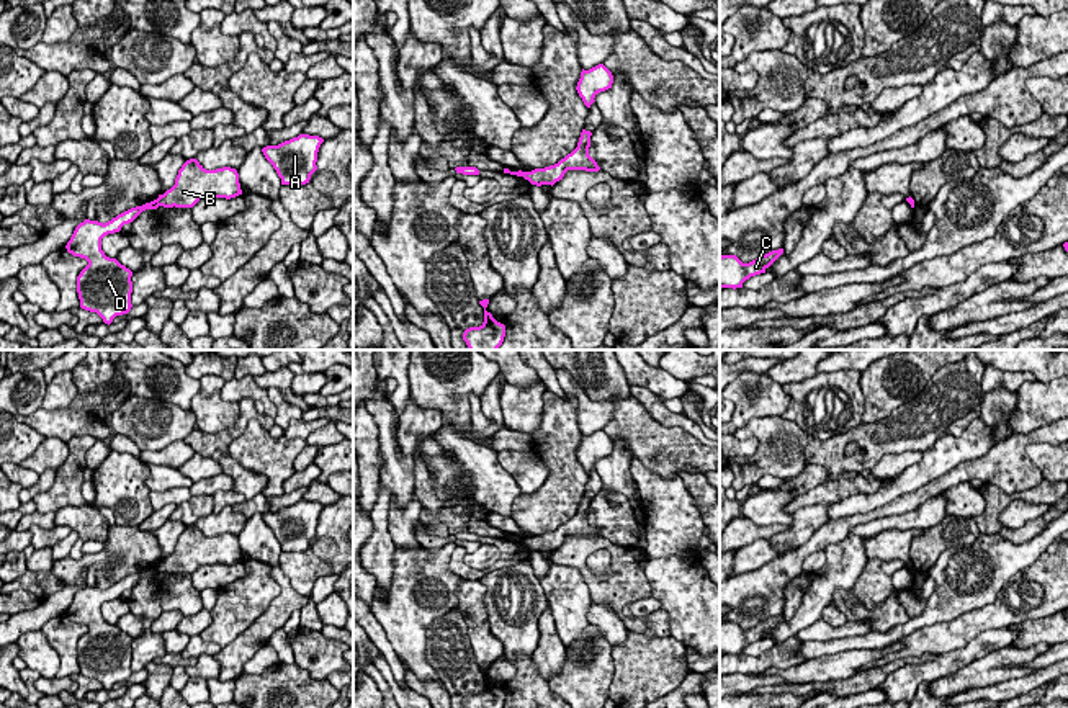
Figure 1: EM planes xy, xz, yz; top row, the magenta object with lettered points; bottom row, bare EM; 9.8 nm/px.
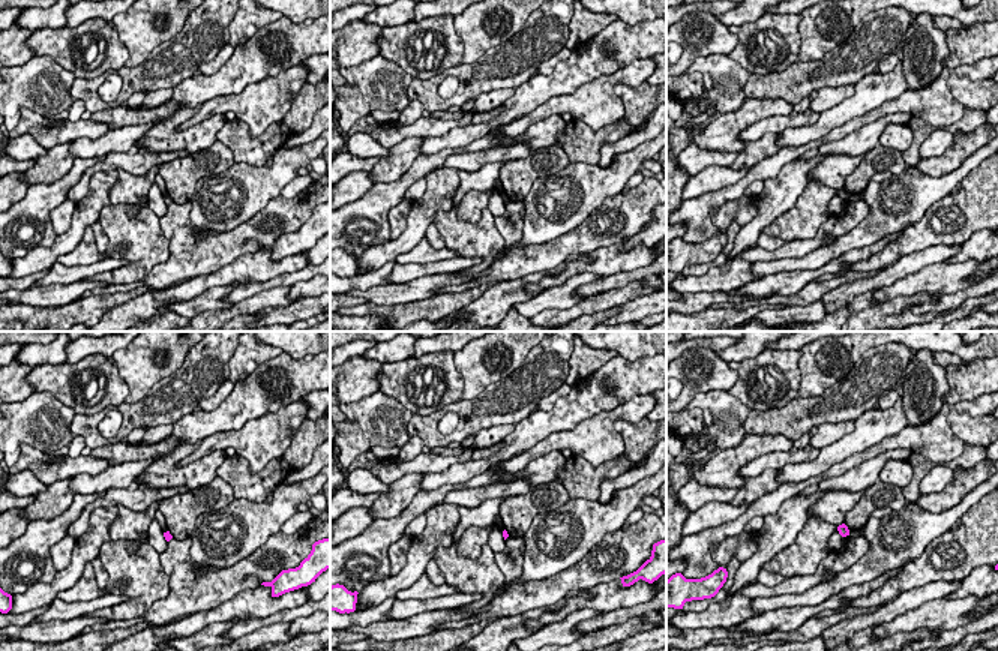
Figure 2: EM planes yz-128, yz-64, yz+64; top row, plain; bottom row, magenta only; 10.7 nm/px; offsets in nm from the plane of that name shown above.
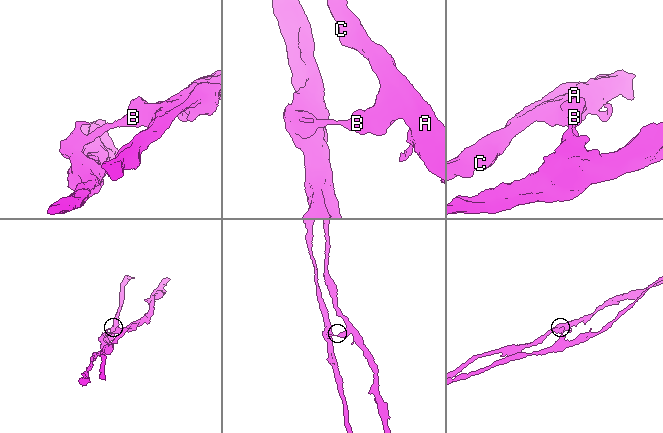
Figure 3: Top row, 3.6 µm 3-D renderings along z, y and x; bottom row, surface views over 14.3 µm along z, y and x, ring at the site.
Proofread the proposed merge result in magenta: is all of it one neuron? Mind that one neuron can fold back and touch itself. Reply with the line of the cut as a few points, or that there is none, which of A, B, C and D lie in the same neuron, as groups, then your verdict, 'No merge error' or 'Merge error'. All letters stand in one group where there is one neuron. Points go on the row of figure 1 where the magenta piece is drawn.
Split along xy (154, 200), (159, 205). Groups: A B C / D. Merge error

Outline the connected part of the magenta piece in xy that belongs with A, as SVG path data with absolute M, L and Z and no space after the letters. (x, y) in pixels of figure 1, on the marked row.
M299 134L278 146L267 146L262 152L281 178L281 185L306 185L317 170L317 152L322 142L319 136Z

